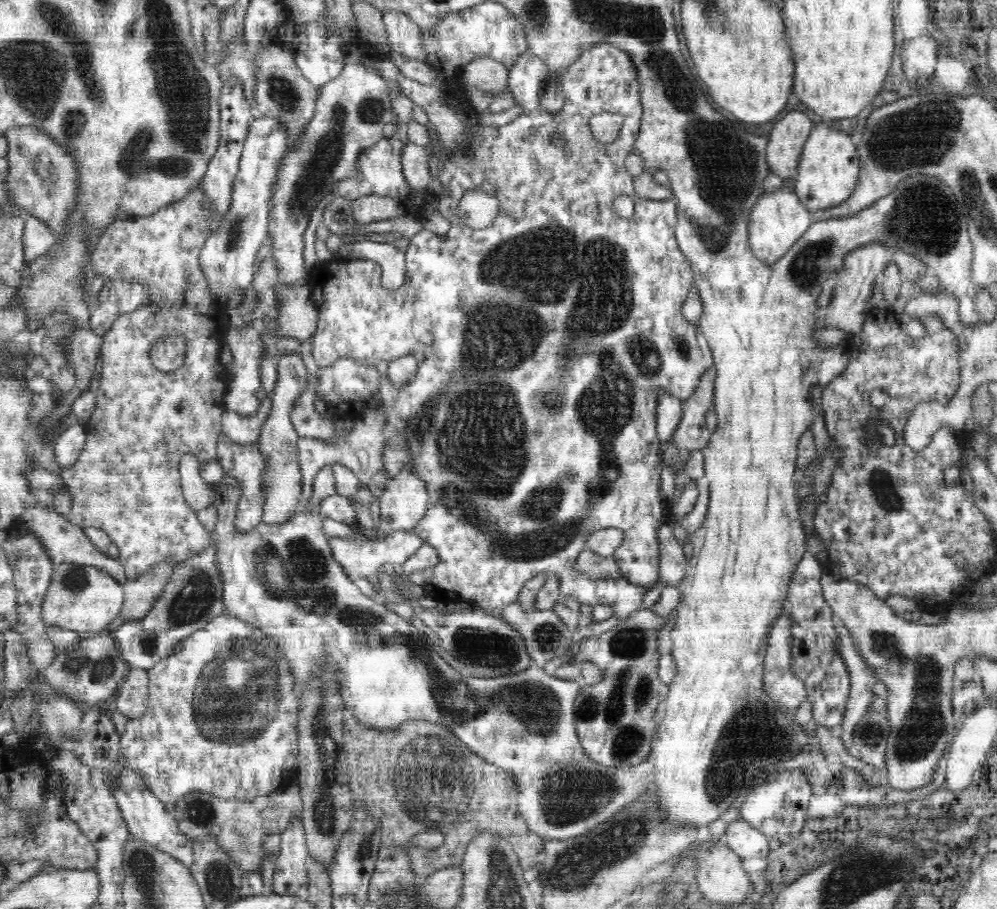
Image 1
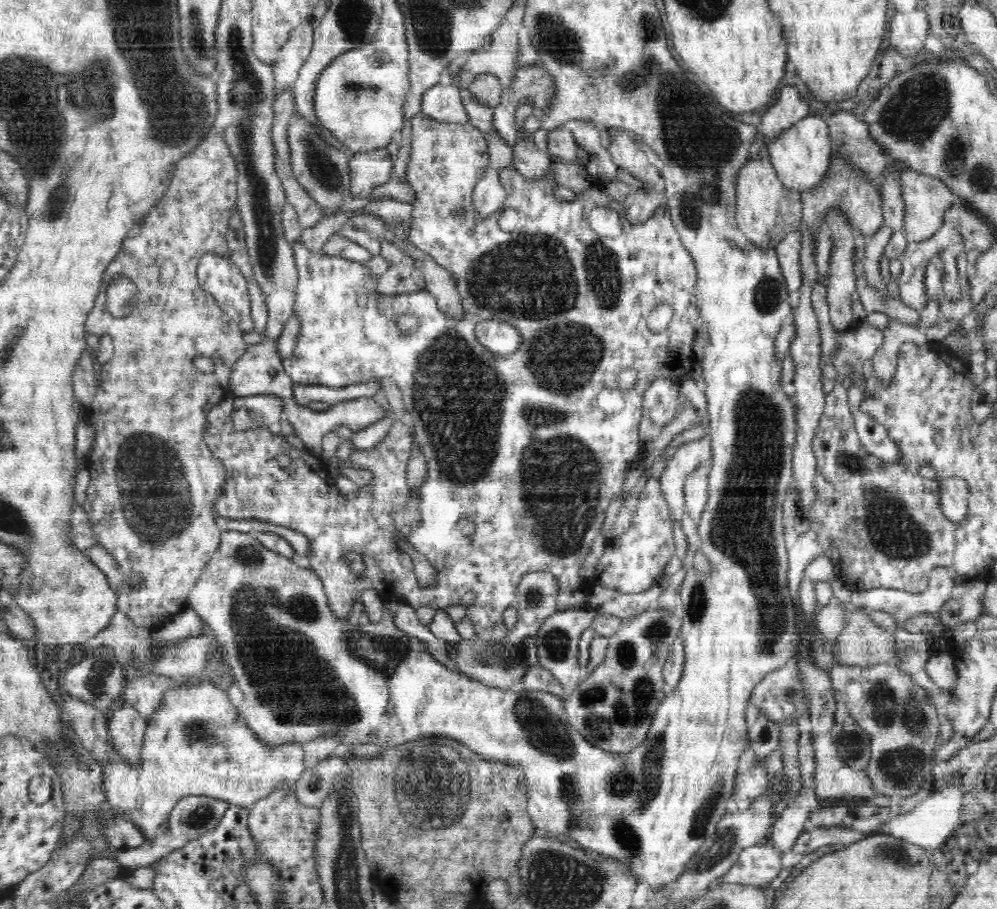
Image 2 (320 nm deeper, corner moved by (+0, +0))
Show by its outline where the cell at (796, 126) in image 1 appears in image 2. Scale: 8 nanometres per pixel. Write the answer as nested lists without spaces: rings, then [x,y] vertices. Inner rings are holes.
[[[786,86],[780,90],[778,100],[762,116],[762,137],[764,142],[777,137],[782,130],[794,126],[808,116],[809,105],[802,99],[796,87]]]

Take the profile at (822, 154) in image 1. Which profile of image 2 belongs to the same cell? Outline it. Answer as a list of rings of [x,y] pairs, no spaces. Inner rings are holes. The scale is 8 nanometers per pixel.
[[[820,115],[805,117],[766,143],[770,162],[778,178],[786,188],[800,192],[814,188],[822,180],[829,165],[831,150],[834,149],[825,118]]]

